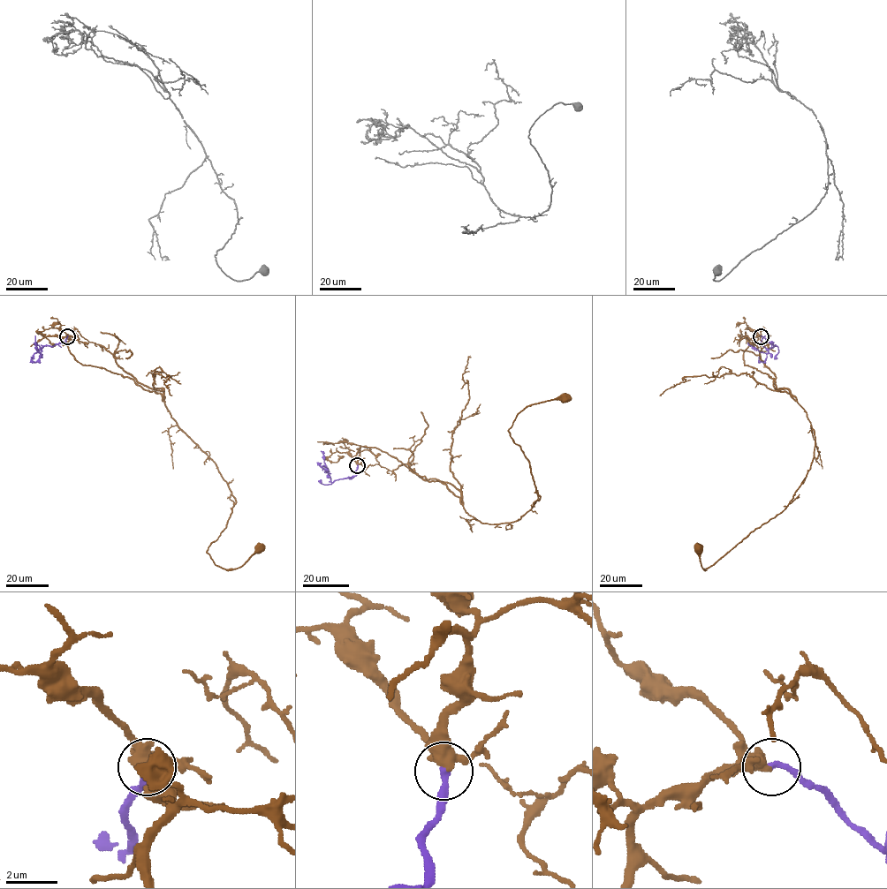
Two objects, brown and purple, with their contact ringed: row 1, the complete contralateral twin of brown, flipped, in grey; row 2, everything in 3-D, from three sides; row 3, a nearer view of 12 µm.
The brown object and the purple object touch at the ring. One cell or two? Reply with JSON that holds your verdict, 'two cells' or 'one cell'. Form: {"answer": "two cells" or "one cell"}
{"answer": "one cell"}

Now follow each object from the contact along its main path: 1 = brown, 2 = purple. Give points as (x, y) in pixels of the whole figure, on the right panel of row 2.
1: (760, 336), (749, 341), (744, 364), (804, 410), (814, 458), (780, 513), (705, 569), (699, 549)
2: (761, 336), (776, 346), (765, 353), (747, 342)

